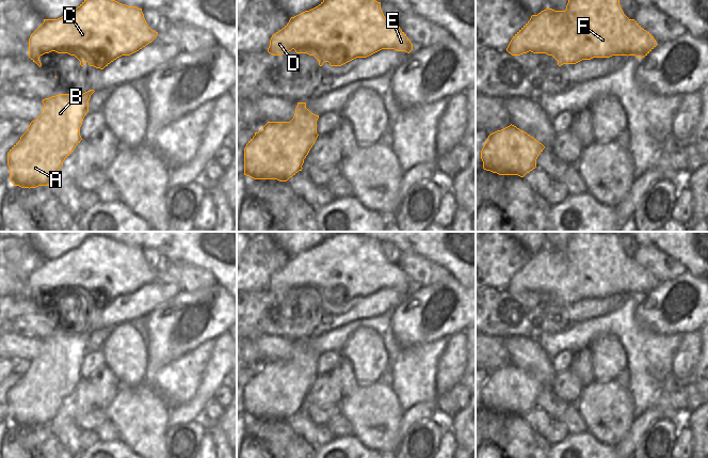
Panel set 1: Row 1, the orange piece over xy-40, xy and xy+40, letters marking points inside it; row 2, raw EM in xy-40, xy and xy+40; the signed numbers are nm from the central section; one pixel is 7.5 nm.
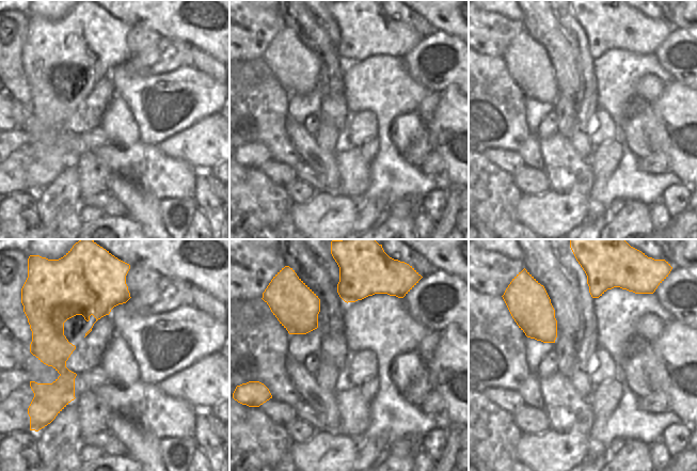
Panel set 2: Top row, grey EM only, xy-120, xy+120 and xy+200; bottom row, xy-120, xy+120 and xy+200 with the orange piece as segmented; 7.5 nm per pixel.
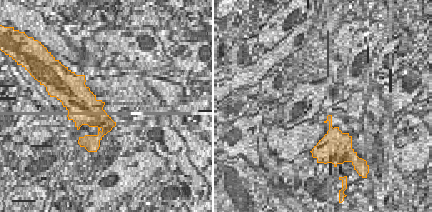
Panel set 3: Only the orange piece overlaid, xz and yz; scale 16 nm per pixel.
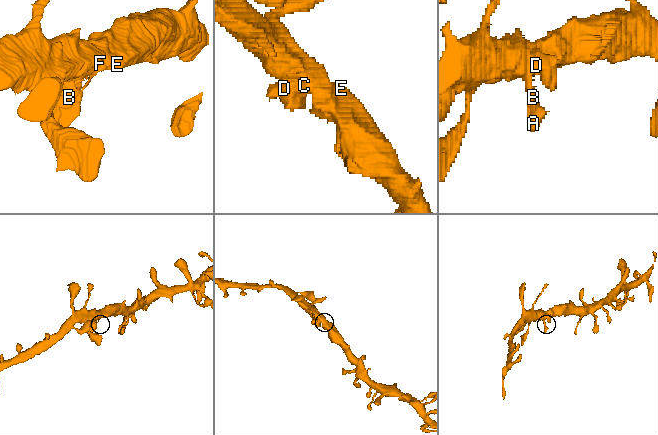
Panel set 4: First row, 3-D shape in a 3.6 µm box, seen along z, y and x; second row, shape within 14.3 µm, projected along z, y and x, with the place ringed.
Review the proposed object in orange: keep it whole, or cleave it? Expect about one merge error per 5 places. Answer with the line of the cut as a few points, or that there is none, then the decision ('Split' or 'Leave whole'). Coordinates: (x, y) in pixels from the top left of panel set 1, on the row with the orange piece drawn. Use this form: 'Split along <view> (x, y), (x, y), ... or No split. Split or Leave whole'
No split. Leave whole

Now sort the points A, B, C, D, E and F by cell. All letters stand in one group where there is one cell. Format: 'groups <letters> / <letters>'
groups A B C D E F

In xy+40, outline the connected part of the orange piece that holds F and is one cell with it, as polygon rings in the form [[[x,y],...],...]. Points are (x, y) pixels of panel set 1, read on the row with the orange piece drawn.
[[[568,0],[565,11],[554,11],[547,7],[537,15],[532,15],[530,20],[513,36],[506,51],[512,56],[520,56],[529,51],[546,53],[552,56],[561,66],[576,64],[582,60],[612,56],[635,56],[640,59],[647,56],[657,45],[649,32],[624,14],[620,0]]]

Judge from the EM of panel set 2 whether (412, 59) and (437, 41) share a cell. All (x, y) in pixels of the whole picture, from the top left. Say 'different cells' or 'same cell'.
same cell

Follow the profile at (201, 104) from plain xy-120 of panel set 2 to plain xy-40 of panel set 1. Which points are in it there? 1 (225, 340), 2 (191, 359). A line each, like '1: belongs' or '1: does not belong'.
1: does not belong
2: does not belong

